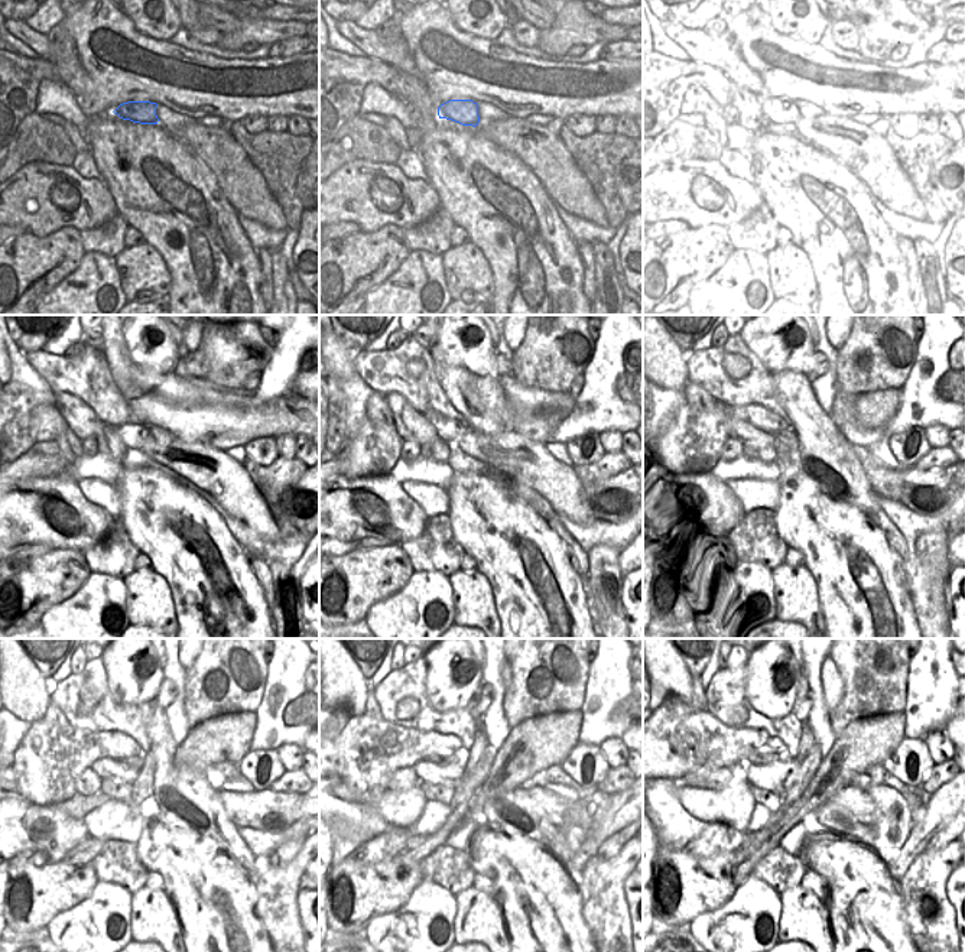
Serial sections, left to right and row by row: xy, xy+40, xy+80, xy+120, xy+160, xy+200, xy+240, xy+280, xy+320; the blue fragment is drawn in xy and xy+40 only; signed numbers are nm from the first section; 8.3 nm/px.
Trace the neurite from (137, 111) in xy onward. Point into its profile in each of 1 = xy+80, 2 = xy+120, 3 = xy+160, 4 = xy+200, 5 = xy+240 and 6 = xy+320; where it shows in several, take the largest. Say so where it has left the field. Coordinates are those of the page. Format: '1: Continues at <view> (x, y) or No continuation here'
1: Continues at xy+80 (782, 111)
2: Continues at xy+120 (133, 434)
3: Continues at xy+160 (448, 429)
4: Continues at xy+200 (763, 419)
5: Continues at xy+240 (117, 746)
6: Continues at xy+320 (756, 738).

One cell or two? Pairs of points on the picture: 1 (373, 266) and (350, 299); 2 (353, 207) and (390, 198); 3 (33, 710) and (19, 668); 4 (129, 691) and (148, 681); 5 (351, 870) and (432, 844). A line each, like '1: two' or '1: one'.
1: one
2: one
3: one
4: one
5: one

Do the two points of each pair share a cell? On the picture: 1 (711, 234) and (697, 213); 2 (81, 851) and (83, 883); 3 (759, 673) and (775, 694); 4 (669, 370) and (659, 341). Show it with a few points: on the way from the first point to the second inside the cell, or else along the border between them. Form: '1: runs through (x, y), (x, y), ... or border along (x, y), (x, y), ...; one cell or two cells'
1: border along (727, 227), (707, 224), (689, 228); two cells
2: runs through (78, 858), (72, 864), (75, 876); one cell
3: runs through (763, 678), (770, 685), (770, 689); one cell
4: runs through (665, 363), (659, 348); one cell

